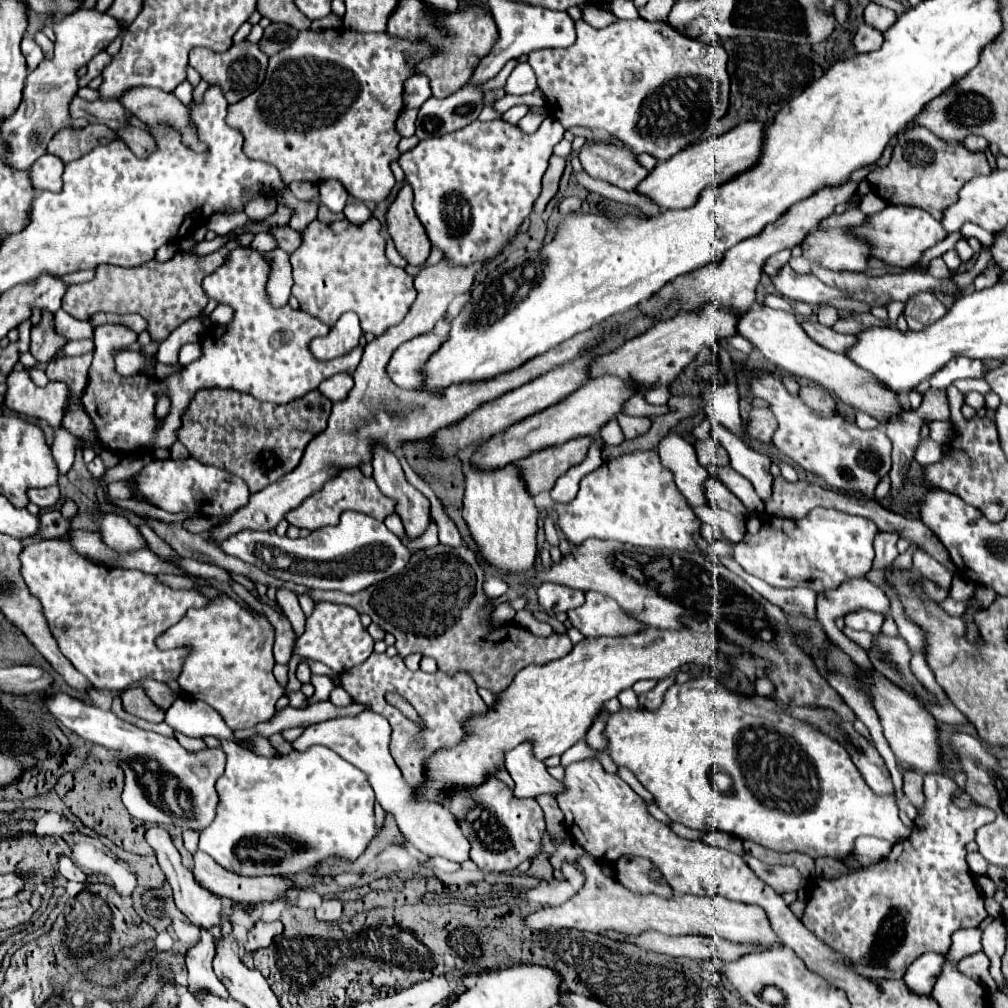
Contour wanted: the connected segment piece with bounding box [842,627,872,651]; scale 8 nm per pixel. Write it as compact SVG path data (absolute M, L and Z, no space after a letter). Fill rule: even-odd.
M844 627L842 632L856 644L861 646L865 651L871 647L871 634L865 631L855 631L848 627Z

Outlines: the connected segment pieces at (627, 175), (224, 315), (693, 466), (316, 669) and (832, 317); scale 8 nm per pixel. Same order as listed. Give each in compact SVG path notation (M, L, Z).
M589 142L579 148L579 160L583 170L599 180L605 180L623 190L633 190L649 176L649 170L643 168L635 154L611 142Z
M217 306L211 314L209 314L213 324L227 324L229 318L233 318L233 312L229 310L229 306Z
M667 434L657 444L657 454L667 470L673 472L675 486L687 498L689 504L699 506L705 502L701 498L701 482L709 478L709 472L697 462L695 448L679 434Z
M303 660L303 662L306 662L309 665L312 674L328 675L333 679L336 686L338 687L340 686L340 675L332 671L329 667L325 666L320 662L316 662L313 660Z
M821 308L817 312L817 322L821 326L827 326L827 328L833 328L833 324L837 322L837 310L835 308Z

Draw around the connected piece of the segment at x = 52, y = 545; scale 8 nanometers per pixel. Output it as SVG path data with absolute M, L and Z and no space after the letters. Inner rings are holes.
M61 538L45 540L25 548L19 554L19 560L22 576L27 576L29 586L39 586L37 596L43 606L43 616L57 638L63 656L91 682L93 688L121 692L129 686L135 686L143 678L167 682L177 676L177 670L181 670L181 658L185 658L185 650L157 650L155 638L179 622L185 610L205 606L209 598L193 590L173 590L157 582L155 576L143 574L139 570L119 570L105 564L95 564L83 558L69 542Z

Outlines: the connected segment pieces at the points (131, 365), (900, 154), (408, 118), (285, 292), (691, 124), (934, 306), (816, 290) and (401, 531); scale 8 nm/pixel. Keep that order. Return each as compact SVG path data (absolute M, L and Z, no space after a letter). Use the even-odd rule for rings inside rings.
M129 350L129 352L123 352L119 354L115 366L117 366L117 372L123 374L123 376L133 376L137 372L141 372L143 368L147 368L151 364L151 356L145 356L141 354L139 350Z
M917 126L899 136L891 162L885 168L877 168L869 174L869 184L877 196L889 204L905 204L927 210L935 220L941 220L943 210L957 202L957 194L965 182L973 176L989 174L991 166L983 152L969 152L959 142L947 142Z
M403 110L397 118L397 132L401 136L413 136L415 134L415 118L417 118L417 110Z
M277 248L265 254L265 258L269 258L269 264L273 264L273 278L269 278L269 296L273 298L275 306L283 306L287 304L291 296L291 286L293 286L289 254Z
M583 20L577 22L577 42L569 48L535 50L527 60L543 90L551 116L565 128L601 128L613 138L631 146L637 154L651 154L659 162L669 160L701 136L701 106L707 106L711 120L723 118L729 106L727 52L721 46L705 44L679 34L665 22L617 20L603 30L595 30Z
M931 292L917 294L917 298L909 298L905 306L905 320L911 330L923 330L933 322L941 320L945 314L947 308Z
M785 264L773 278L771 278L775 290L779 296L789 298L789 300L799 300L799 302L807 302L817 306L819 302L831 300L831 298L841 298L841 294L837 294L837 290L821 284L821 280L813 274L807 276L799 276L793 274L791 266Z
M393 514L389 520L385 520L385 526L387 526L395 536L405 538L405 528L403 528L403 522L401 522L401 518L399 518L397 514Z

